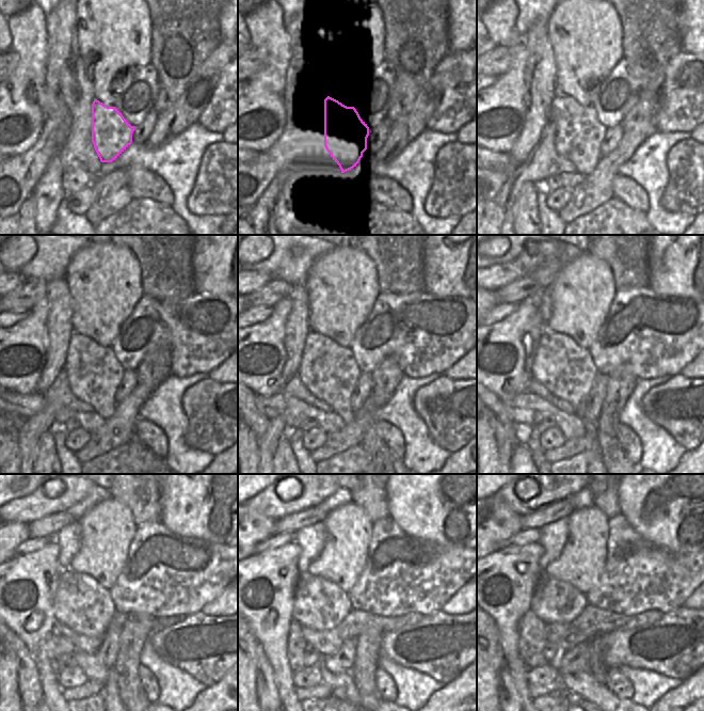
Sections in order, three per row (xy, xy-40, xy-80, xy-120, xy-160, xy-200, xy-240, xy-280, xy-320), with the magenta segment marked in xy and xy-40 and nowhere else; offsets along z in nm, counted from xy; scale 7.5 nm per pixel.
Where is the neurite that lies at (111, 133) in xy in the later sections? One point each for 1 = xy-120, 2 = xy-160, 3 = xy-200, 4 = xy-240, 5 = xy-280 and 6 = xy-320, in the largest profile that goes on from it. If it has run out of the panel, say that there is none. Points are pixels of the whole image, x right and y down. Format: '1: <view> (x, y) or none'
1: xy-120 (94, 374)
2: xy-160 (329, 370)
3: xy-200 (566, 369)
4: xy-240 (80, 602)
5: xy-280 (319, 603)
6: xy-320 (555, 601)

